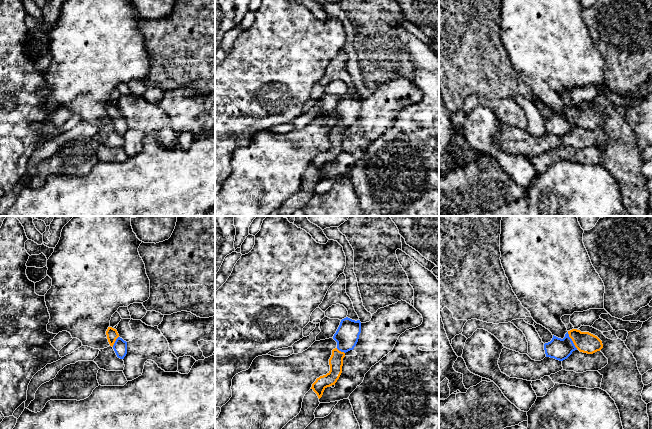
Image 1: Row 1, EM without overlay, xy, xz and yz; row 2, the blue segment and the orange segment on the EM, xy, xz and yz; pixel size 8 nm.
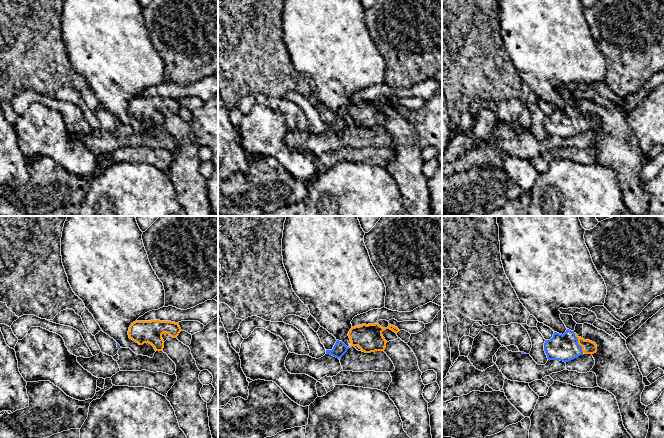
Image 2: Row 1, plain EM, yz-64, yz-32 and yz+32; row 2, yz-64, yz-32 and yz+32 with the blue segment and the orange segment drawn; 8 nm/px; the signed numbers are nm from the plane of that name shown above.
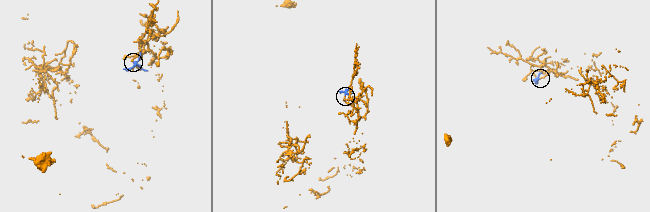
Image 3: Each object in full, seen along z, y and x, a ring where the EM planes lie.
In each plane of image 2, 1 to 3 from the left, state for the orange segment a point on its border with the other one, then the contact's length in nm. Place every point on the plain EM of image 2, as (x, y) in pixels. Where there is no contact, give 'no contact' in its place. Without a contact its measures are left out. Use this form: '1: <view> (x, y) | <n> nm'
1: no contact
2: no contact
3: yz+32 (577, 119) | 180 nm

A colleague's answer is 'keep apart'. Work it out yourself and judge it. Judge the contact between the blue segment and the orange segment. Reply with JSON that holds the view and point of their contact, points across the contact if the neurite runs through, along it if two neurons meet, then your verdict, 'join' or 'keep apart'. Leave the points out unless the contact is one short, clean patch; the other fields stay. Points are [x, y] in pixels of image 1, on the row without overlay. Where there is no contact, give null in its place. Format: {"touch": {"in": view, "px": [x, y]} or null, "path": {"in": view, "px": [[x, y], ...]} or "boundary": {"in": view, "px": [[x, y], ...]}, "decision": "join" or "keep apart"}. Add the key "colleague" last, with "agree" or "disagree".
{"touch": {"in": "yz", "px": [571, 116]}, "path": {"in": "yz", "px": [[560, 125], [571, 116], [585, 118]]}, "decision": "join", "colleague": "disagree"}

